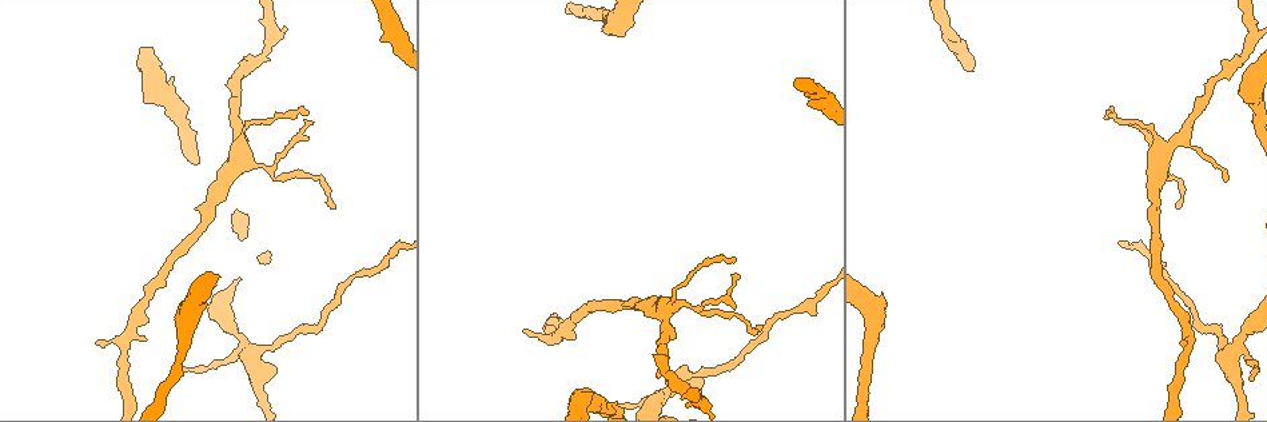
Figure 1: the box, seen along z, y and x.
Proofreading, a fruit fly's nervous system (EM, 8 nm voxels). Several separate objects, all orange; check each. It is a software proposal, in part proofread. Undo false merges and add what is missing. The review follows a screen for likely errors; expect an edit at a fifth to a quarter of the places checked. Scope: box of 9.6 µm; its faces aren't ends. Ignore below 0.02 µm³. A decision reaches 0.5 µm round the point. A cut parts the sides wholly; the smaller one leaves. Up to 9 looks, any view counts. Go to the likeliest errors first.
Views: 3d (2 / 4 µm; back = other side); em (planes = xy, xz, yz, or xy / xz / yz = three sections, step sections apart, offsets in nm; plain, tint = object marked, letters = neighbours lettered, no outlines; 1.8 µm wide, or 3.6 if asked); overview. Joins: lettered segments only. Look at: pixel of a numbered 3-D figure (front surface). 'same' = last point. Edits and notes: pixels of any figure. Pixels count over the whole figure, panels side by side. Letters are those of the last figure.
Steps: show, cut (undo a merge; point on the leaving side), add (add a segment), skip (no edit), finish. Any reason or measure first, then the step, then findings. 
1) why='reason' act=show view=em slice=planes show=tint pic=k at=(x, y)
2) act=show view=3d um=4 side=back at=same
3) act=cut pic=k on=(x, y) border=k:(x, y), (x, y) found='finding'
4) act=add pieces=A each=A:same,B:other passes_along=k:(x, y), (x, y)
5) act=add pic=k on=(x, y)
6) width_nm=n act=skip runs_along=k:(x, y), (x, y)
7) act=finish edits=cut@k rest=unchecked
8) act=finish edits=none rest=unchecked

why='three-way junction' act=show view=em slice=xz step=16 show=tint pic=1 at=(666, 310)

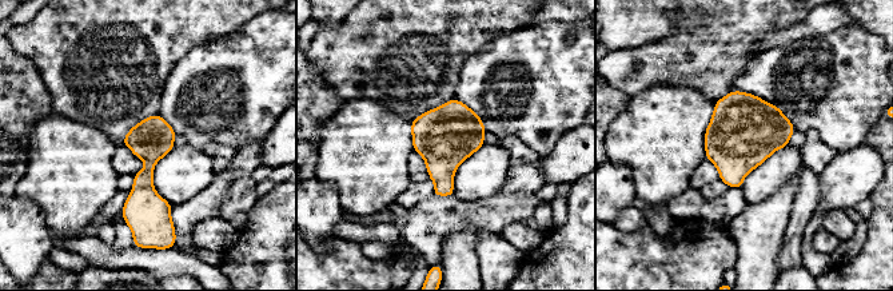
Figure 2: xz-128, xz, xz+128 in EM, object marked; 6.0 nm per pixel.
why='another direction' act=show view=em slice=planes show=letters at=same

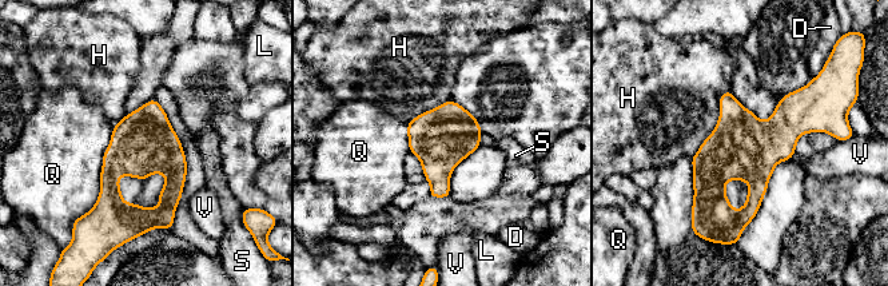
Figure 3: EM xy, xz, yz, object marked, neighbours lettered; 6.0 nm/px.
longest_contact=Q:550nm act=skip each=D:other,H:other,L:other,Q:other,S:other,V:other border=3:(728, 90), (713, 131), (691, 157) found='continuous, no second neuron'

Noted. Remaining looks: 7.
why='three arms meet' act=show view=3d um=4 pic=1 at=(1225, 353)

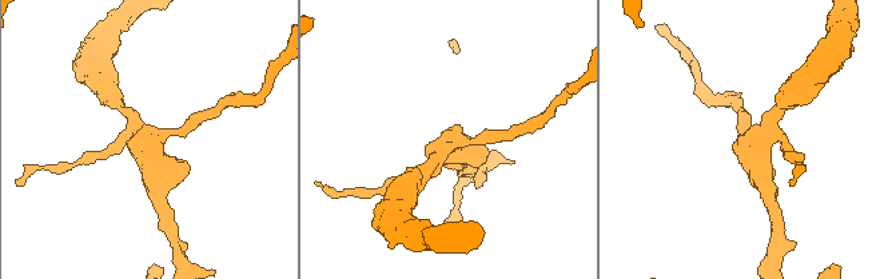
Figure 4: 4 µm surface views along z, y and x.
act=show view=em slice=planes show=letters pic=4 at=(453, 144)

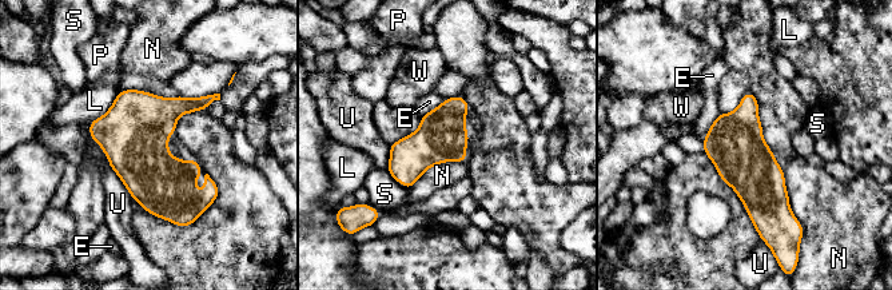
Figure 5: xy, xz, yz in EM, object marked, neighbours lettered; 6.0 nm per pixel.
act=skip each=E:other,L:other,N:other,P:other,S:other,U:other,W:other border=5:(749, 91), (797, 219) found='all the same neuron'

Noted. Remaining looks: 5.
why='thin end' act=show view=em slice=xy step=8 show=plain pic=1 at=(733, 275)

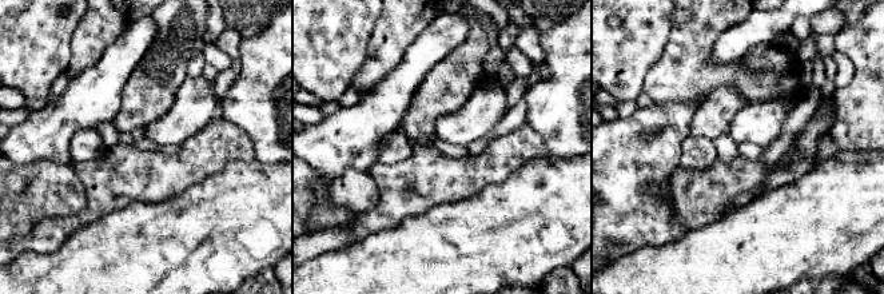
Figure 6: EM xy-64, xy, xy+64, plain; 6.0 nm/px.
why='what lies round it' act=show view=em slice=xy step=8 show=letters at=same

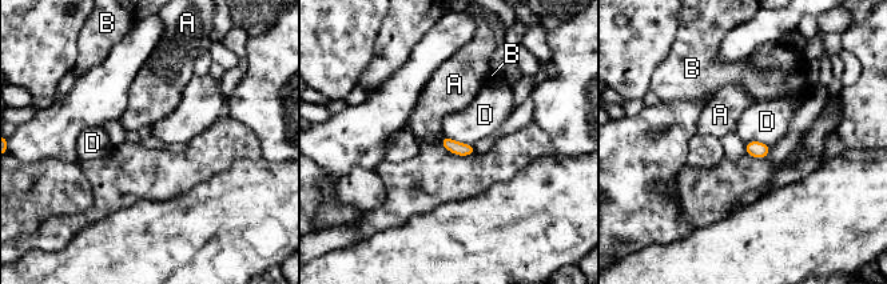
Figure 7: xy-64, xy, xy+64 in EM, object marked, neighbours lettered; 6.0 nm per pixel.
width_nm=80 act=skip each=A:other,B:other,D:other found='no lettered segment goes on from it'

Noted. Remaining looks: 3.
why='branch stops here' act=show view=em slice=xy step=8 show=letters pic=1 at=(525, 329)

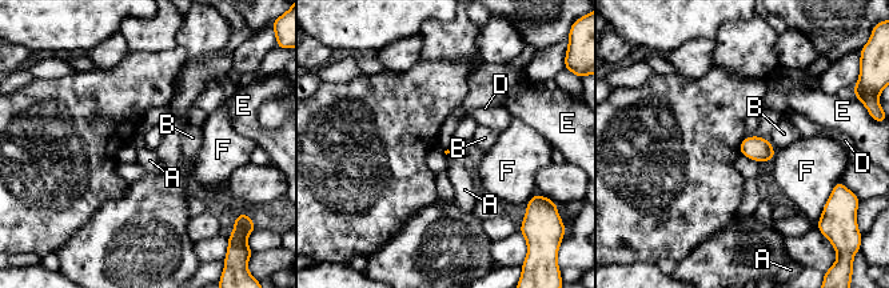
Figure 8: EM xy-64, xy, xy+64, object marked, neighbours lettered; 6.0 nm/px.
why='another direction' act=show view=em slice=planes show=letters at=same

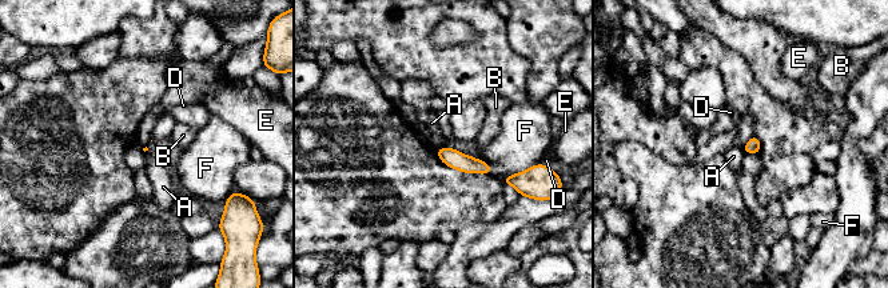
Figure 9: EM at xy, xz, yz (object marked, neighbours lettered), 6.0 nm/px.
act=skip each=A:other,B:other,D:other,E:other,F:other border=9:(741, 148), (744, 152) found='no lettered segment goes on from it'

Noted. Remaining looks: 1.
act=finish edits=none rest=unchecked

